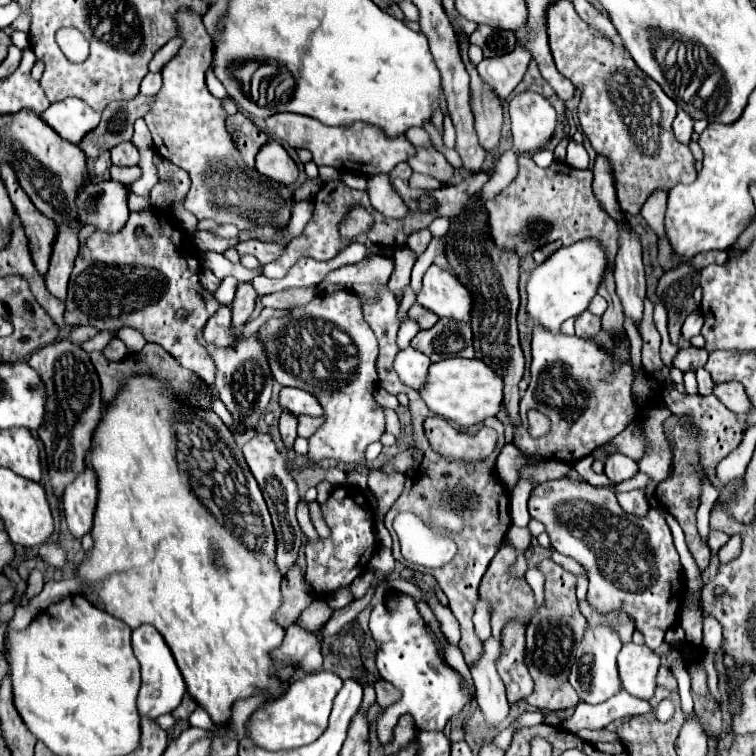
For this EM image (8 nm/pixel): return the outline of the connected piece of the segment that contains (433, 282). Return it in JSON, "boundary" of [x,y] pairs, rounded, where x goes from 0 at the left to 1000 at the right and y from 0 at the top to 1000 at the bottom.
{"boundary":[[[571,349],[563,357],[558,381],[550,389],[550,399],[585,421],[601,421],[614,426],[622,423],[622,386],[593,357],[582,352]]]}

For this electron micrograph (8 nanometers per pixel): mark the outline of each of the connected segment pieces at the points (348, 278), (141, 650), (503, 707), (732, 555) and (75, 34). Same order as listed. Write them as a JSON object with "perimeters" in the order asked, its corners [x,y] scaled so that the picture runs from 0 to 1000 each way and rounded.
{"perimeters":[[[[489,339],[481,347],[439,357],[429,373],[437,376],[471,376],[471,373],[505,373],[511,376],[521,360],[521,341]]],[[[185,828],[185,831],[175,833],[175,857],[177,857],[177,868],[183,870],[185,886],[188,886],[183,942],[185,942],[185,947],[204,952],[214,944],[222,944],[225,939],[230,939],[238,931],[241,921],[246,918],[246,902],[235,886],[235,878],[230,876],[230,868],[225,862],[220,847],[204,828]]],[[[649,841],[640,848],[638,868],[622,878],[622,892],[630,907],[630,929],[638,937],[643,955],[659,960],[672,947],[672,926],[667,915],[667,902],[659,894],[656,873],[664,862],[664,847]]],[[[976,708],[966,710],[964,716],[951,728],[952,745],[963,745],[974,739],[979,731],[981,714]]],[[[79,37],[74,42],[74,56],[93,82],[108,82],[116,74],[116,53],[101,37]]]]}

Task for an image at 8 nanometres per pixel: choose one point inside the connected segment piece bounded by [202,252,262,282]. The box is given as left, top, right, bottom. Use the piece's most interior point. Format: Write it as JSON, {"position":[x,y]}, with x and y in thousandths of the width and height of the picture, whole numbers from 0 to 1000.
{"position":[287,348]}

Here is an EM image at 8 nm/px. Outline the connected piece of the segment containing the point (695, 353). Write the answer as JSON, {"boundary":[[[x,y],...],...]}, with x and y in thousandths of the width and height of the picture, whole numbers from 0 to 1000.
{"boundary":[[[913,458],[913,460],[897,463],[897,468],[889,476],[889,484],[902,489],[902,492],[910,492],[910,489],[921,489],[921,487],[931,484],[934,476],[937,476],[937,466],[934,463]]]}

